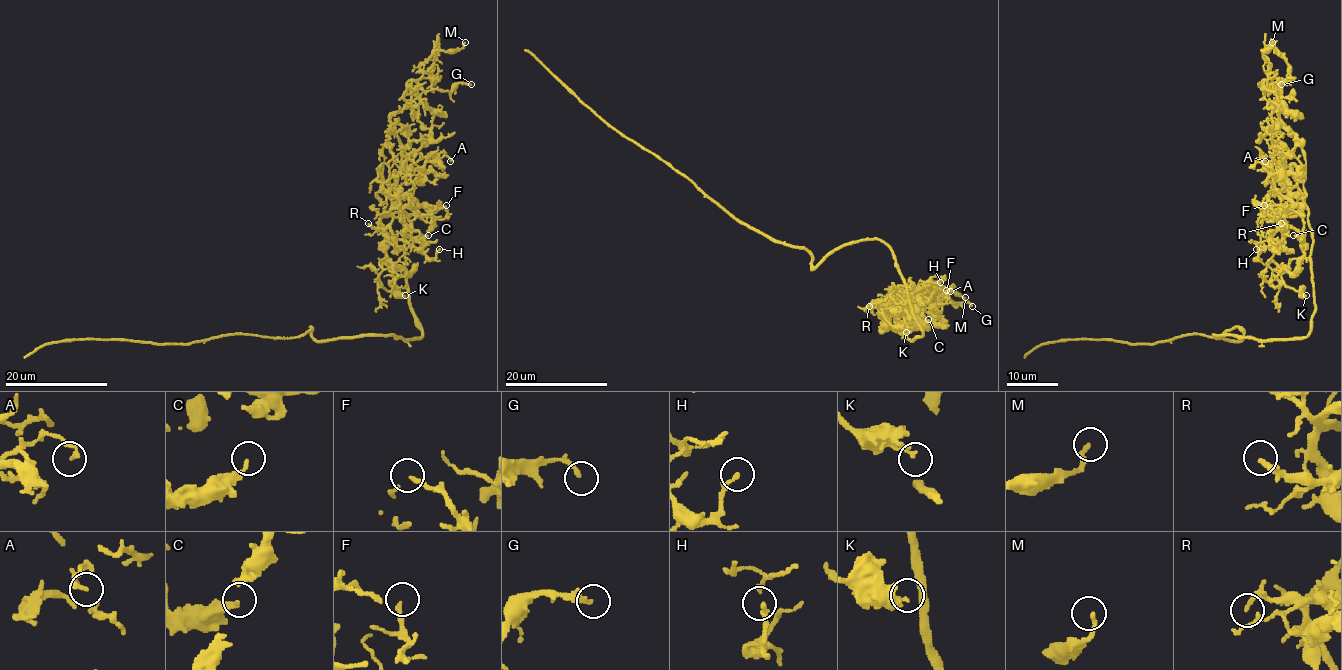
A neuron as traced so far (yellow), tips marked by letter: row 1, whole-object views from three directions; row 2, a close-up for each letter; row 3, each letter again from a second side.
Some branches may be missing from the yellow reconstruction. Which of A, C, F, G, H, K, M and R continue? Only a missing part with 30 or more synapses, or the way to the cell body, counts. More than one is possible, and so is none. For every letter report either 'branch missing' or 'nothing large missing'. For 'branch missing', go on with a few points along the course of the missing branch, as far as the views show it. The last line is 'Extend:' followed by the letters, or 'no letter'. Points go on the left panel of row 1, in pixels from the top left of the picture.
A: nothing large missing
C: nothing large missing
F: nothing large missing
G: nothing large missing
H: nothing large missing
K: nothing large missing
M: nothing large missing
R: nothing large missing
Extend: no letter

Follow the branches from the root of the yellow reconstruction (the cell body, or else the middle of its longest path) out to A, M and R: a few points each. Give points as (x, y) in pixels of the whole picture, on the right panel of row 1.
A: (1226, 335), (1304, 338), (1315, 310), (1305, 189), (1292, 173), (1268, 175), (1265, 161)
M: (1226, 335), (1304, 338), (1315, 310), (1304, 149), (1262, 84), (1272, 42)
R: (1226, 335), (1290, 339), (1309, 333), (1315, 306), (1307, 209), (1287, 216), (1284, 231), (1281, 223)

